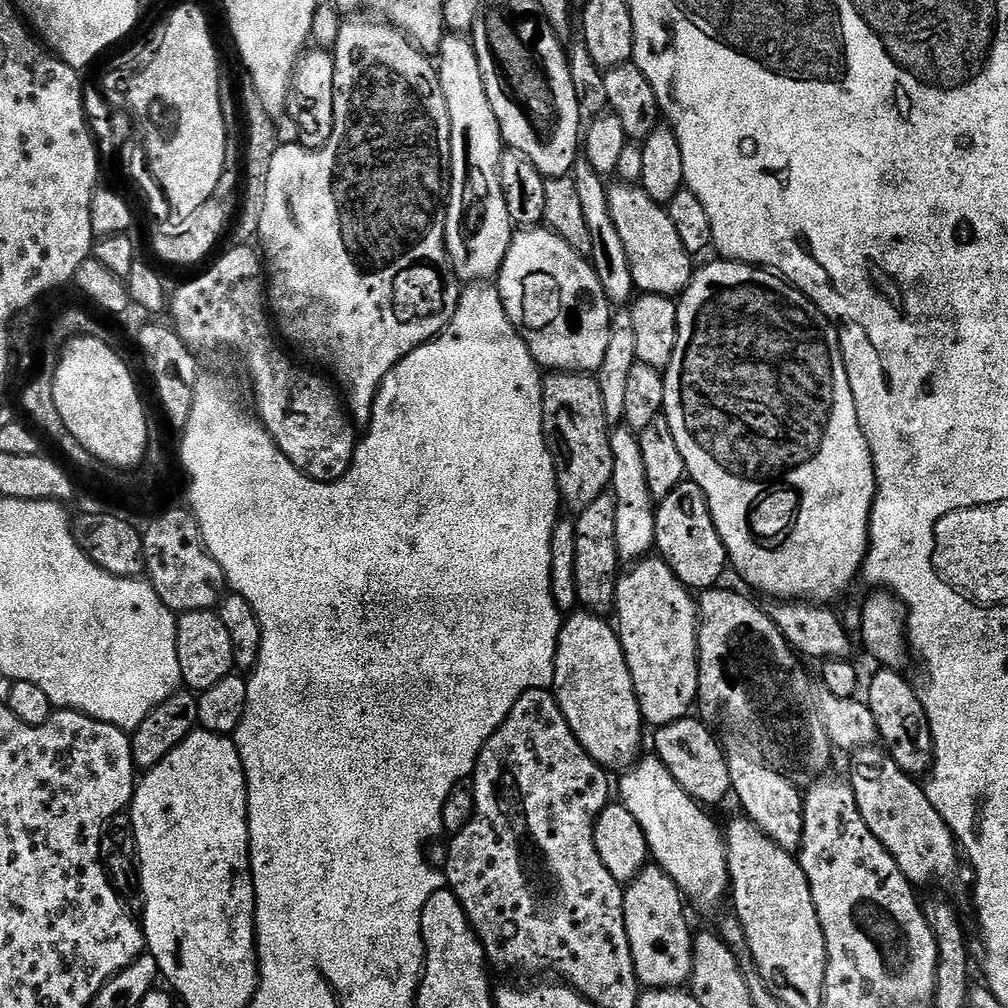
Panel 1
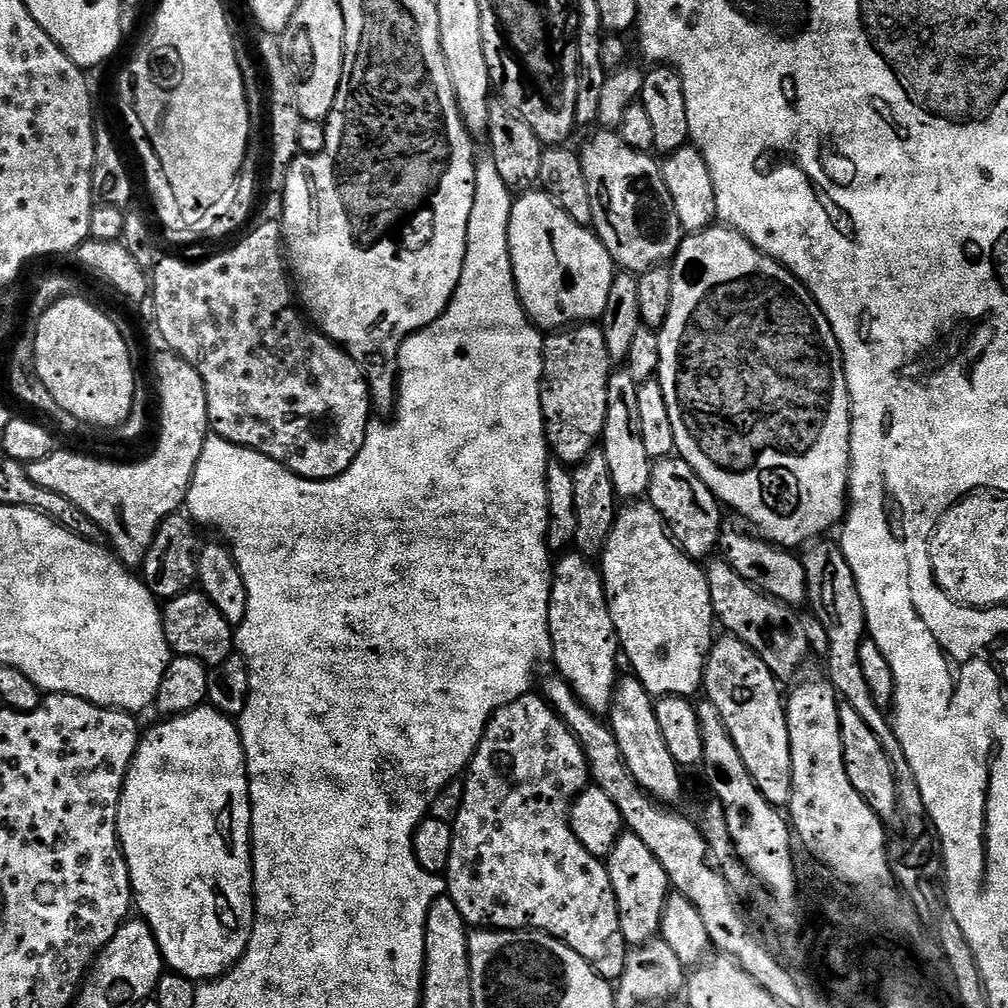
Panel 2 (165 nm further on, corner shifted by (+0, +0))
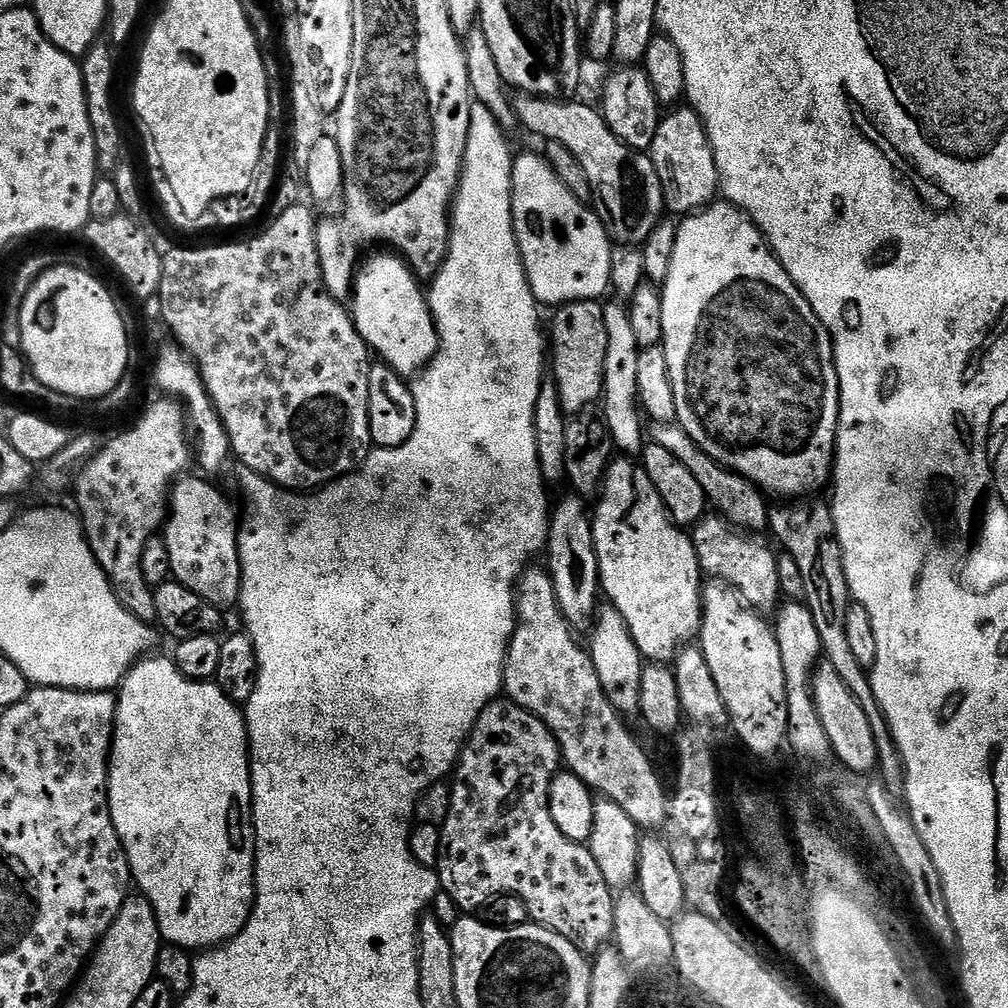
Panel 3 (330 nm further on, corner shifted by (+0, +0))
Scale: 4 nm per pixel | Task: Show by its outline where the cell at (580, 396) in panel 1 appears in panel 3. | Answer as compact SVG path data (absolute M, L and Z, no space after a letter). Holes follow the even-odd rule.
M575 300L555 309L550 332L550 376L566 414L587 412L604 395L606 322L600 300Z

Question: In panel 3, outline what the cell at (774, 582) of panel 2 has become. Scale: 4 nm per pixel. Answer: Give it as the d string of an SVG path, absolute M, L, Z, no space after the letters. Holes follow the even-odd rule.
M661 424L653 429L653 432L652 429L650 432L651 439L666 450L670 450L670 454L674 454L674 458L678 458L678 462L682 462L682 466L686 466L686 470L690 470L694 478L698 478L698 486L702 486L709 505L733 528L745 534L764 534L760 532L769 531L770 504L764 501L766 496L761 489L751 484L744 476L739 476L736 472L731 472L718 462L714 462L714 458L706 455L692 441L690 434L686 434L686 430L682 430L676 424Z

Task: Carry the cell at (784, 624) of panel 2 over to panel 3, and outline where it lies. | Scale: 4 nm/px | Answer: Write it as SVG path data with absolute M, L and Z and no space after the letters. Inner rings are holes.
M719 514L705 515L703 520L694 525L691 529L692 545L698 554L698 562L700 563L701 573L708 572L713 581L723 582L729 587L736 590L737 596L757 614L772 614L777 611L778 605L782 600L780 583L778 582L778 566L776 565L777 553L771 552L766 545L763 544L763 539L753 538L751 535L745 534L732 527L723 516Z

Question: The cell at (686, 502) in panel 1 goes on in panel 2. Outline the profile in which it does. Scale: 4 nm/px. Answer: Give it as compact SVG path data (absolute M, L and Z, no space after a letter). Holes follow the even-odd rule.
M665 458L653 463L647 499L658 510L672 539L687 556L697 562L704 562L717 551L722 531L722 505L685 460Z

